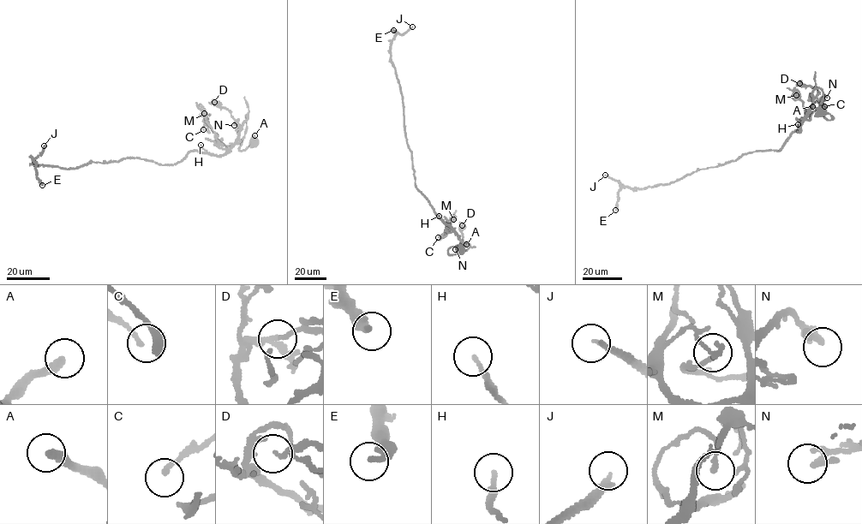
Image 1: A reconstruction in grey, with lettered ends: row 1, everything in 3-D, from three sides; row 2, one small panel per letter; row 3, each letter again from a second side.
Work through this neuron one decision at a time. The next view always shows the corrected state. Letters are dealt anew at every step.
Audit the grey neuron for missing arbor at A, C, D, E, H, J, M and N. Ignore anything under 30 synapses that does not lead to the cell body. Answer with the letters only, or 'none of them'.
J

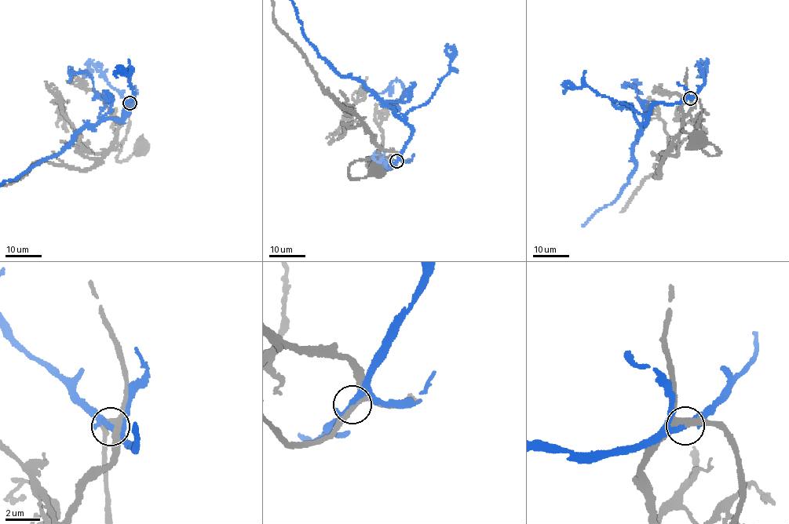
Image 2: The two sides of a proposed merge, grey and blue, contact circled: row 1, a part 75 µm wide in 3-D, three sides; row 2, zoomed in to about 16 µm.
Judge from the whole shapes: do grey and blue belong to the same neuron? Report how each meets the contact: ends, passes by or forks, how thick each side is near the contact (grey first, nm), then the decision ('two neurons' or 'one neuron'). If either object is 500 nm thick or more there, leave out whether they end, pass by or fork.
grey passes by; blue passes by; 280 nm thick on the grey side, 320 nm on the other; two neurons

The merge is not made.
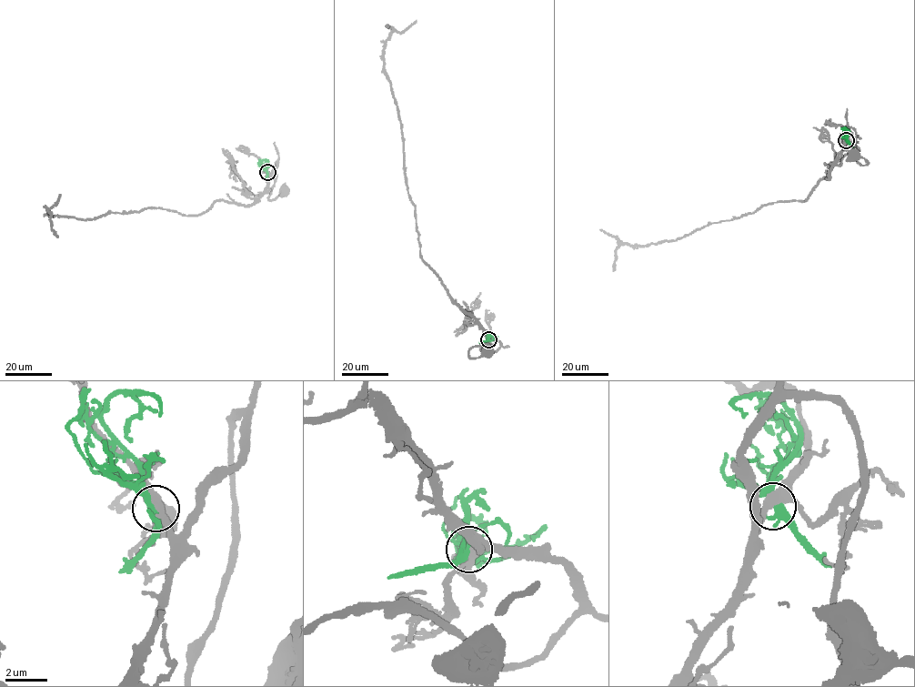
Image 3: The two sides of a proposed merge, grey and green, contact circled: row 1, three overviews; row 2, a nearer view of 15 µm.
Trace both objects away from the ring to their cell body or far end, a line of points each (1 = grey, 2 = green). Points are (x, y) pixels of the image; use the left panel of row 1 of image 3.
1: (267, 173), (270, 175), (276, 162), (276, 176), (268, 200), (276, 199), (284, 190)
2: (267, 173), (264, 166), (266, 160), (267, 162)

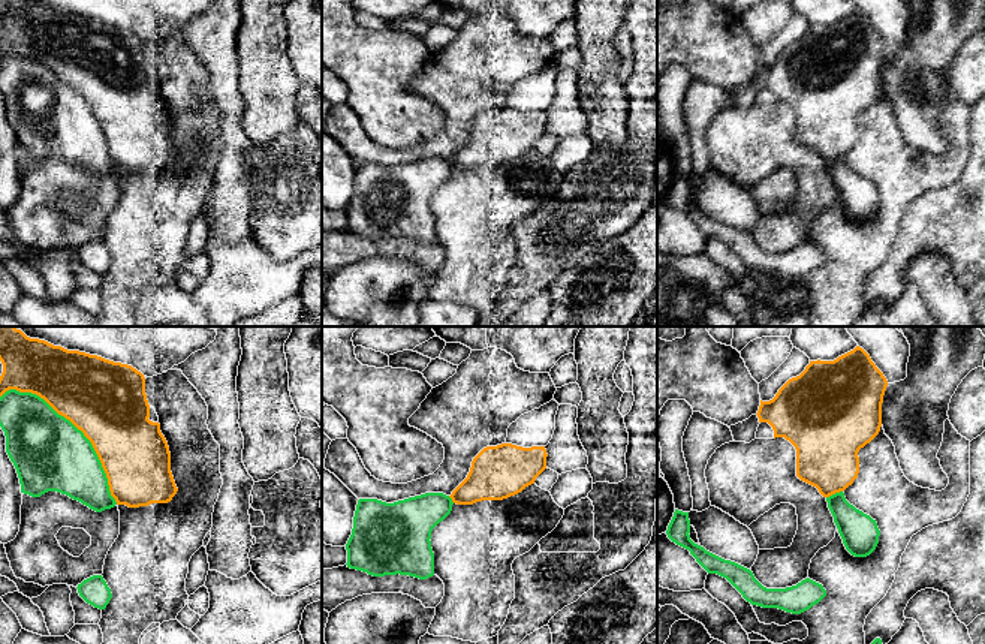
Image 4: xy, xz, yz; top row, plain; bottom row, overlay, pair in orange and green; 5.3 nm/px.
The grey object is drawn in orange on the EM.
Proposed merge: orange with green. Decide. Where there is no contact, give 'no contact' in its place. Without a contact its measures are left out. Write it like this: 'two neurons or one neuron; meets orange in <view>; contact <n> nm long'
two neurons; meets orange in xy; contact 850 nm long

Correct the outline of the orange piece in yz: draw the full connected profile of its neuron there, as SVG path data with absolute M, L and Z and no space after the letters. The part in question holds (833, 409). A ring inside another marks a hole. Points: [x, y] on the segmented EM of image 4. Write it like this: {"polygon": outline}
{"polygon": "M859 346L834 361L810 361L805 370L789 379L769 401L762 401L757 410L759 422L768 422L775 437L784 437L796 449L796 476L816 487L823 497L844 491L859 473L858 452L870 443L882 427L882 403L888 386L883 373Z"}

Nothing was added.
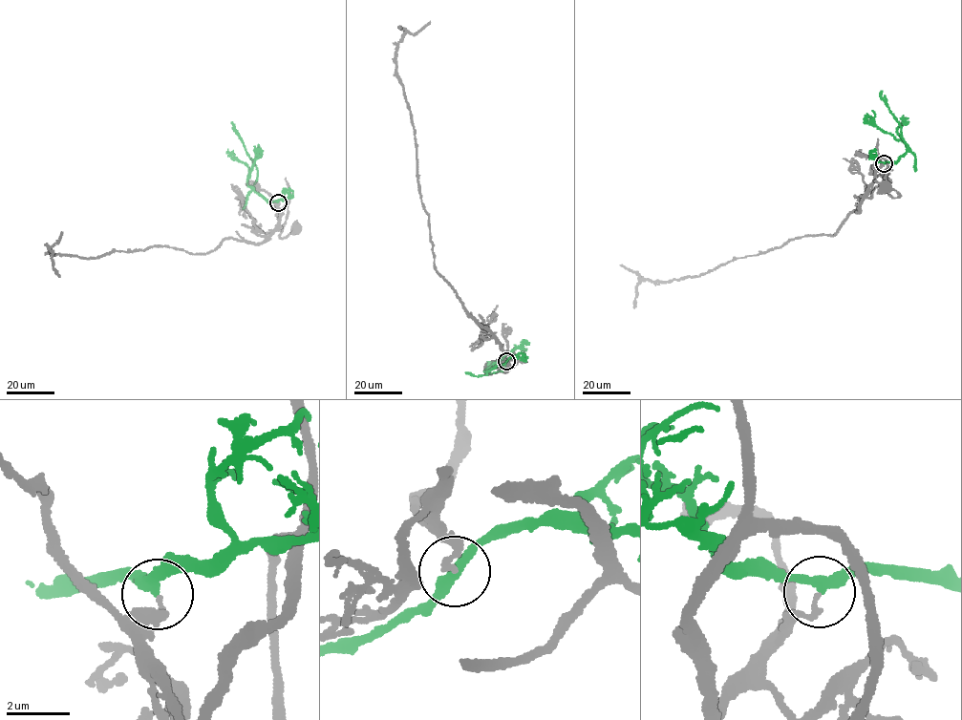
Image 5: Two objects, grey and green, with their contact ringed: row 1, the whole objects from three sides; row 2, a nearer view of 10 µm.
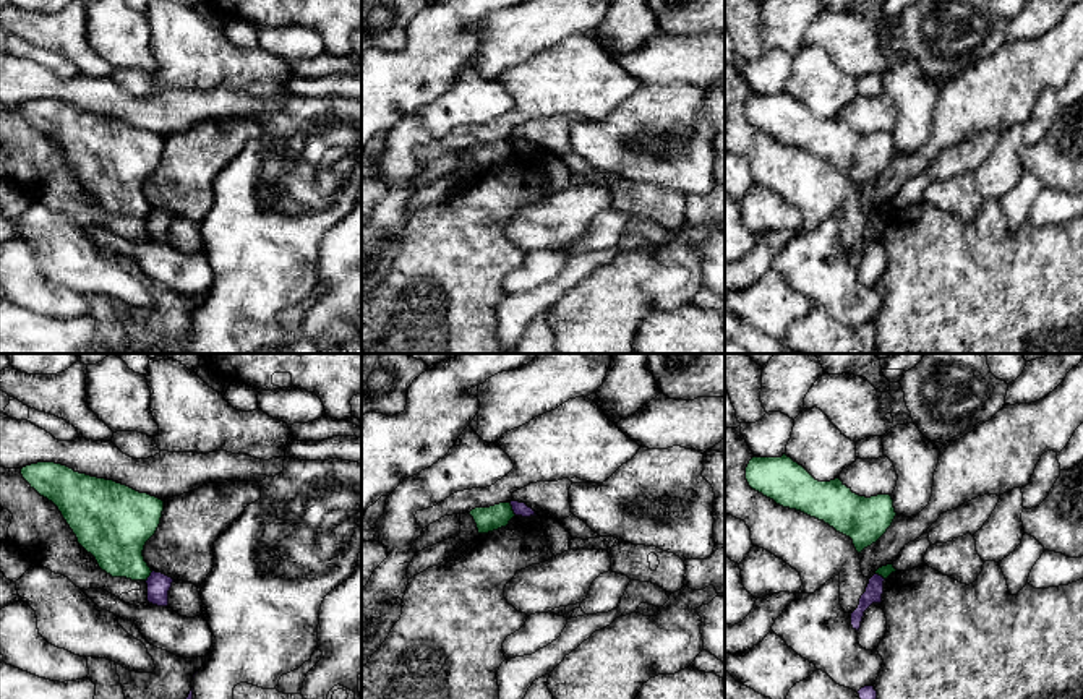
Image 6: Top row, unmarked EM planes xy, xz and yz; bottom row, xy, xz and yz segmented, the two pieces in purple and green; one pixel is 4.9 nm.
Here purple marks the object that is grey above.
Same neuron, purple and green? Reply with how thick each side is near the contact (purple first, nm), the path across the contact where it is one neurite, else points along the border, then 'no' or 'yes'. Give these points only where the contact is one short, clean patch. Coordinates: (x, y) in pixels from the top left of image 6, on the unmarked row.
70 nm thick on the purple side, 120 nm on the other; no

